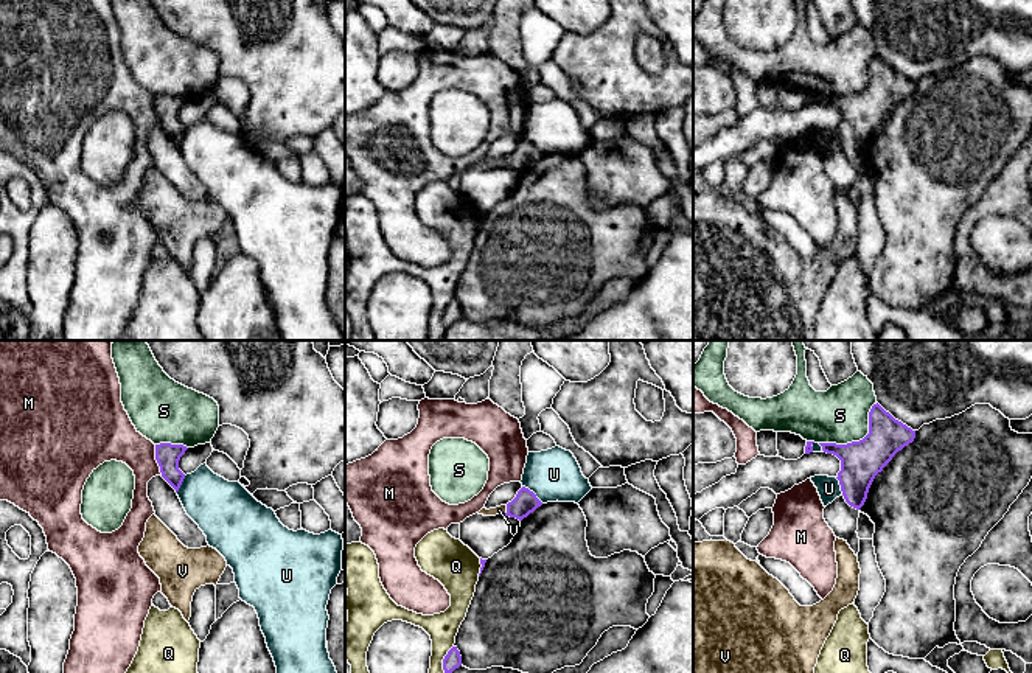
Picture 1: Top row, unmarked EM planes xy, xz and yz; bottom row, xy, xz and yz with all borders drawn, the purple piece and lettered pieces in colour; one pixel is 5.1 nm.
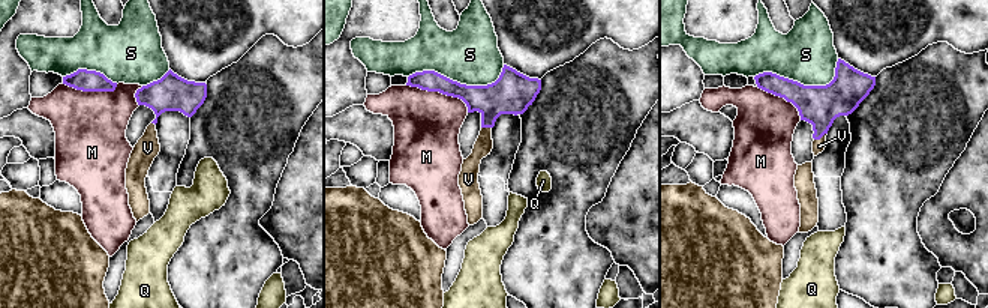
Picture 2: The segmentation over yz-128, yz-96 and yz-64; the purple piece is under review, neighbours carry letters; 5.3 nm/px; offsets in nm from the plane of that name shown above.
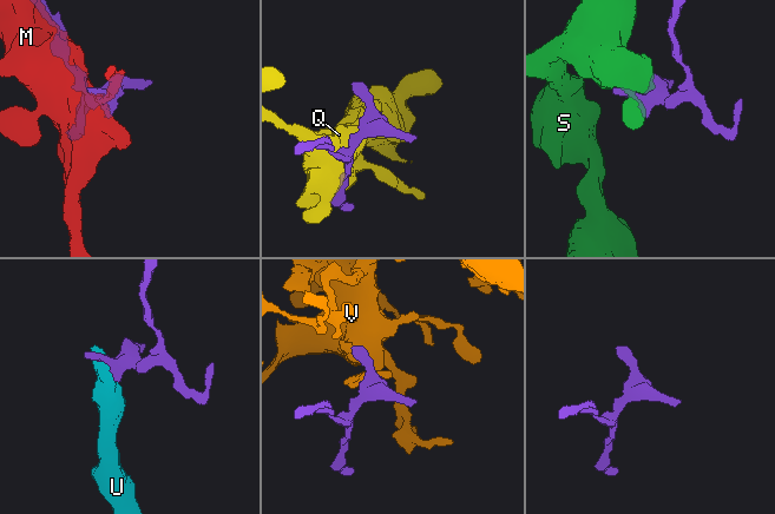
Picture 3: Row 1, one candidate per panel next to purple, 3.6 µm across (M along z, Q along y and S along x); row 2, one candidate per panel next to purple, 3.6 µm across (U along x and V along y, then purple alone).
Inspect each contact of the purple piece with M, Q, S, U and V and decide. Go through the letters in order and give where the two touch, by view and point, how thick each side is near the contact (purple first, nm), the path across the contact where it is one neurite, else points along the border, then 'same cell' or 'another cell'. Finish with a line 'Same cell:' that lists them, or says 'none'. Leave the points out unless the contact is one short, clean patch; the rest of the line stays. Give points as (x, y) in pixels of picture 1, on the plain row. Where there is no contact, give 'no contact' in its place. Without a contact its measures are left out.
M: xy (156, 111) | 120/240 nm | another cell
Q: xz (443, 313) | 90/150 nm | another cell
S: yz (860, 92) | 220/300 nm | another cell
U: xz (533, 145) | 120/260 nm | another cell
V: xz (507, 162) | 120/50 nm | across xz (526, 153), (518, 160), (507, 162), (499, 162) | same cell
Same cell: V

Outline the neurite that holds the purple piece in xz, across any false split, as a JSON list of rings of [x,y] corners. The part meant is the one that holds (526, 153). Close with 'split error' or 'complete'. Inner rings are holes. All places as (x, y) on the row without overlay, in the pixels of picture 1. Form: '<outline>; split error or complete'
[[[522,138],[518,143],[516,149],[507,157],[500,157],[490,162],[482,160],[479,166],[483,166],[483,168],[505,166],[505,168],[522,173],[541,157],[542,154],[536,149],[536,146],[530,143],[528,140]]]; split error

